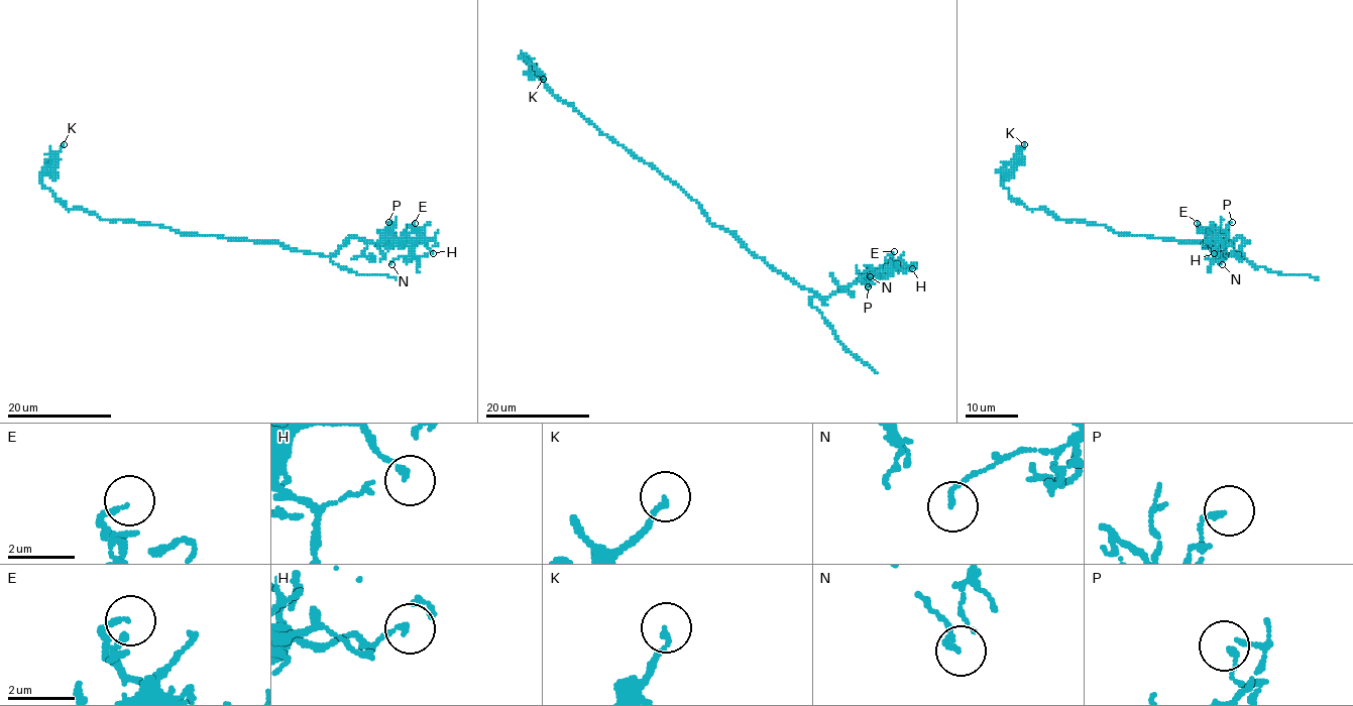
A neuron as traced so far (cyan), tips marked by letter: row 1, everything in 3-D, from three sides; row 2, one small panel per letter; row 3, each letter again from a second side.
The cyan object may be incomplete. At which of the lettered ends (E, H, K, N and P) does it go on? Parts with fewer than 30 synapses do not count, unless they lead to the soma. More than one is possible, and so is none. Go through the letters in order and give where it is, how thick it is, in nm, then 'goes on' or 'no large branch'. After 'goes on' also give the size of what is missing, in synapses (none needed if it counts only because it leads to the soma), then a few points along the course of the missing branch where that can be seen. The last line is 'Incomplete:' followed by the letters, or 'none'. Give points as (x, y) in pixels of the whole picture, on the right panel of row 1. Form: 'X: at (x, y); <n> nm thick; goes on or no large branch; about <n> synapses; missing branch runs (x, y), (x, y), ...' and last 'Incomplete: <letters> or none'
E: at (1197, 223); 140 nm thick; no large branch
H: at (1214, 253); 110 nm thick; no large branch
K: at (1024, 144); 150 nm thick; no large branch
N: at (1222, 264); 150 nm thick; no large branch
P: at (1232, 222); 160 nm thick; no large branch
Incomplete: none

